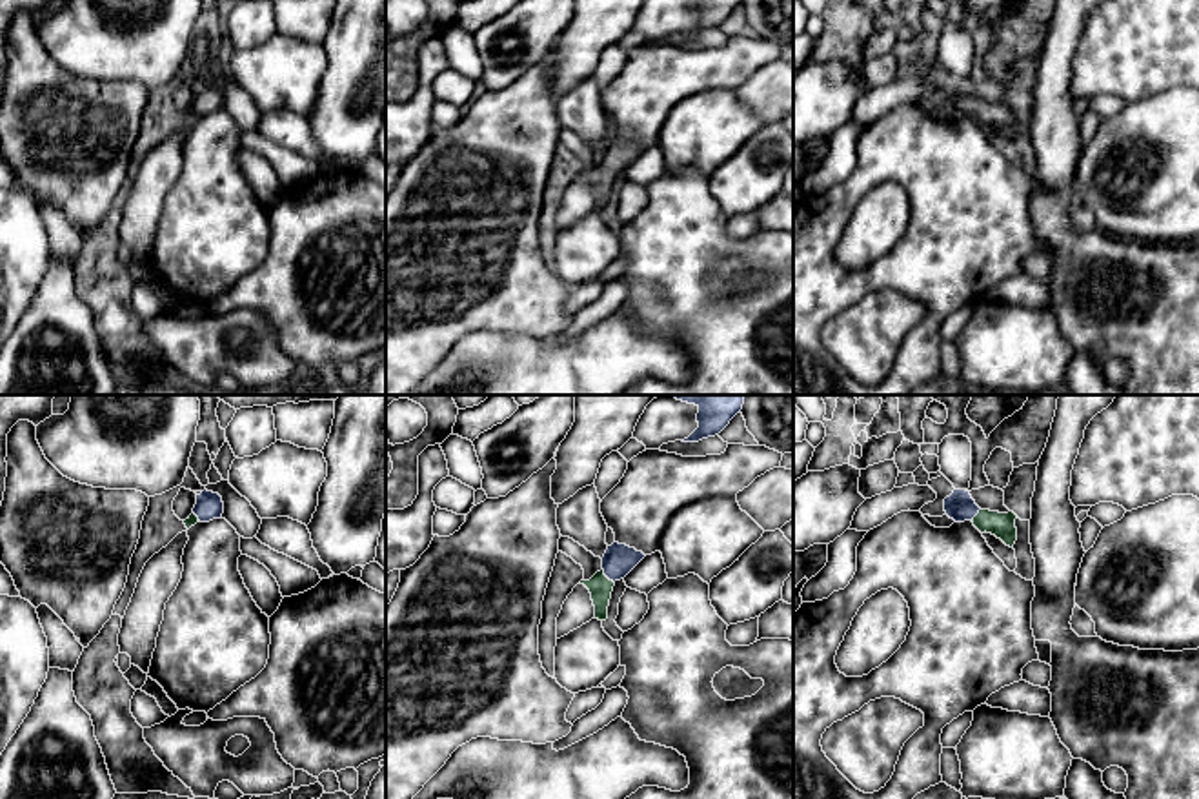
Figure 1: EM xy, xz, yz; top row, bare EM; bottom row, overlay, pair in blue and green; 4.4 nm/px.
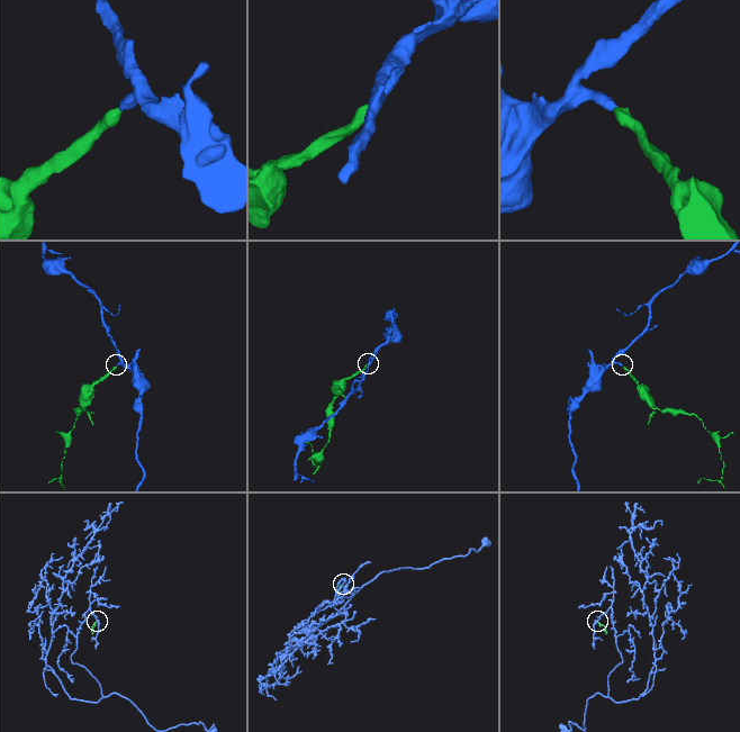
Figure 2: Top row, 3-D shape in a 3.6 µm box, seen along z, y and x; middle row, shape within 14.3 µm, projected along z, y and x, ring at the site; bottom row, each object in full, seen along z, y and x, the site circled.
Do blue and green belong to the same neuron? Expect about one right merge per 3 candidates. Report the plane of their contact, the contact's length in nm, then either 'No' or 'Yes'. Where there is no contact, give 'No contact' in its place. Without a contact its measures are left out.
Touches blue in xz. Shared border 90 nm. Yes

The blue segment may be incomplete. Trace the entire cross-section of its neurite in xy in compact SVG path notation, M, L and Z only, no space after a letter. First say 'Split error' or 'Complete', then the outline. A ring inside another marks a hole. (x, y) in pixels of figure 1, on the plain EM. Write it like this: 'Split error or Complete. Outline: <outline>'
Split error. Outline: M204 82L200 87L196 87L196 96L193 100L193 106L184 113L186 120L189 122L198 113L209 115L213 111L220 111L224 106L224 95L218 86Z

